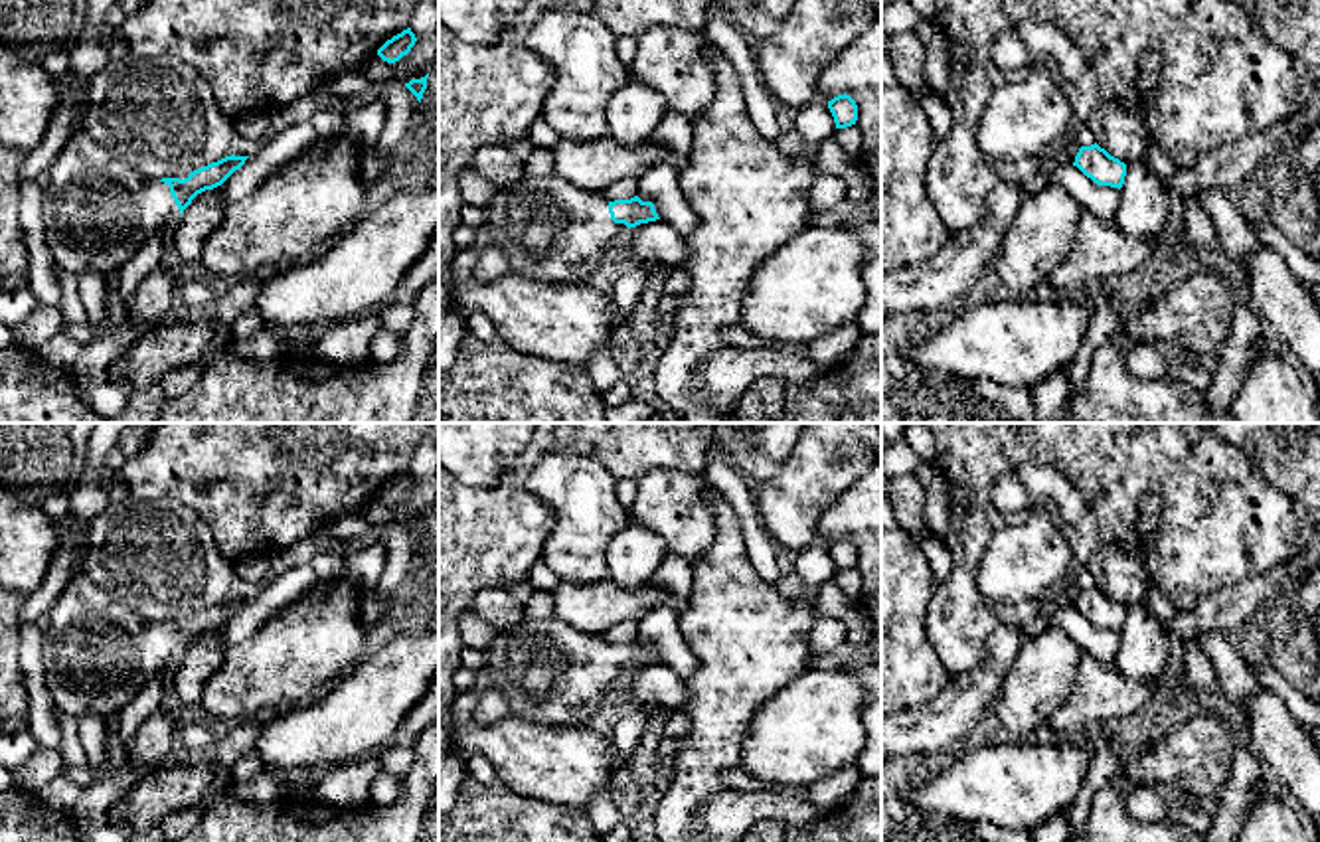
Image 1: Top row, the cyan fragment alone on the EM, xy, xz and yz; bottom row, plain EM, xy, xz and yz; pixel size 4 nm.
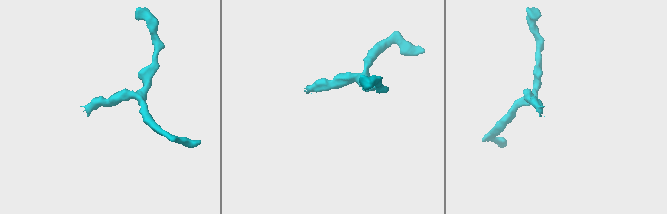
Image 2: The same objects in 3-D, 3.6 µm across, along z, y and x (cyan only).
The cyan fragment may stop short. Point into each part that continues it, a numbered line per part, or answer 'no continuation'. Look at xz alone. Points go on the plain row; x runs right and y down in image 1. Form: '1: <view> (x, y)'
1: xz (550, 673)

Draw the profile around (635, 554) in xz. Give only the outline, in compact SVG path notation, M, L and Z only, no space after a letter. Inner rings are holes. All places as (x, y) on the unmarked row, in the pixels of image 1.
M628 522L609 546L609 579L622 589L636 589L652 579L666 553L666 544L656 532Z

